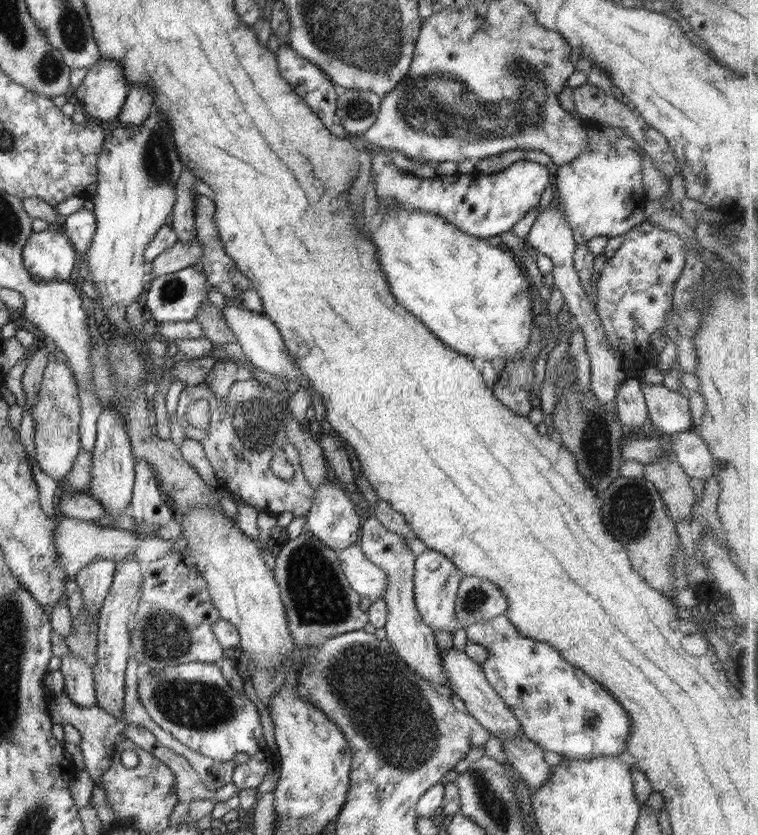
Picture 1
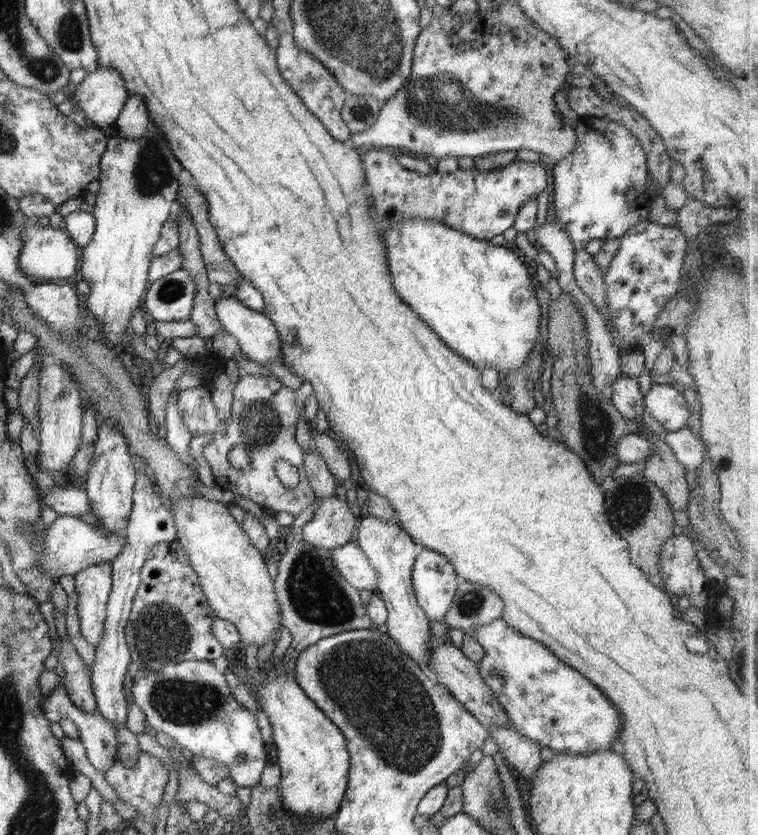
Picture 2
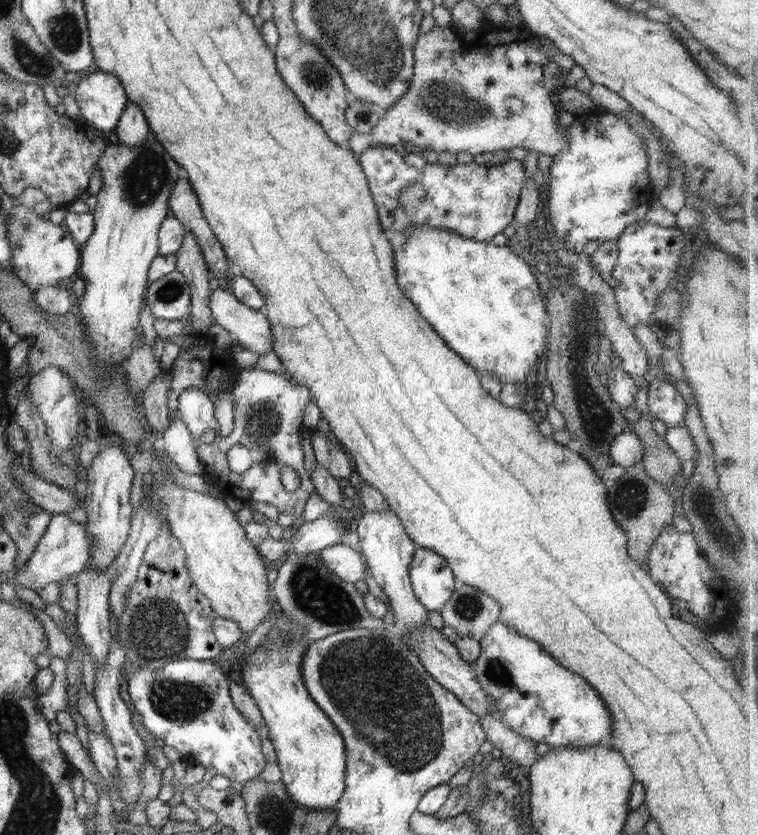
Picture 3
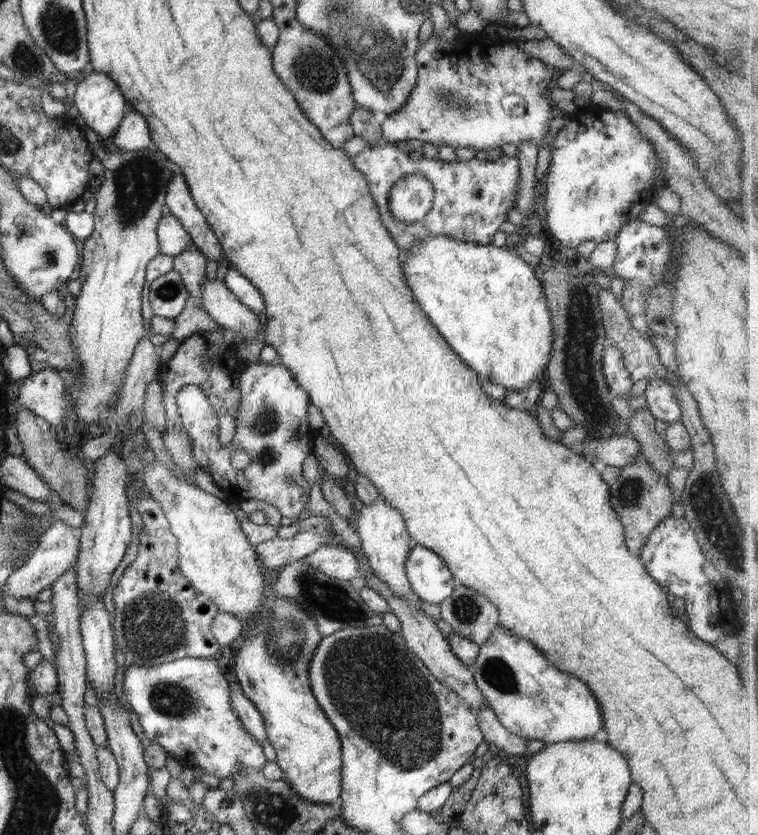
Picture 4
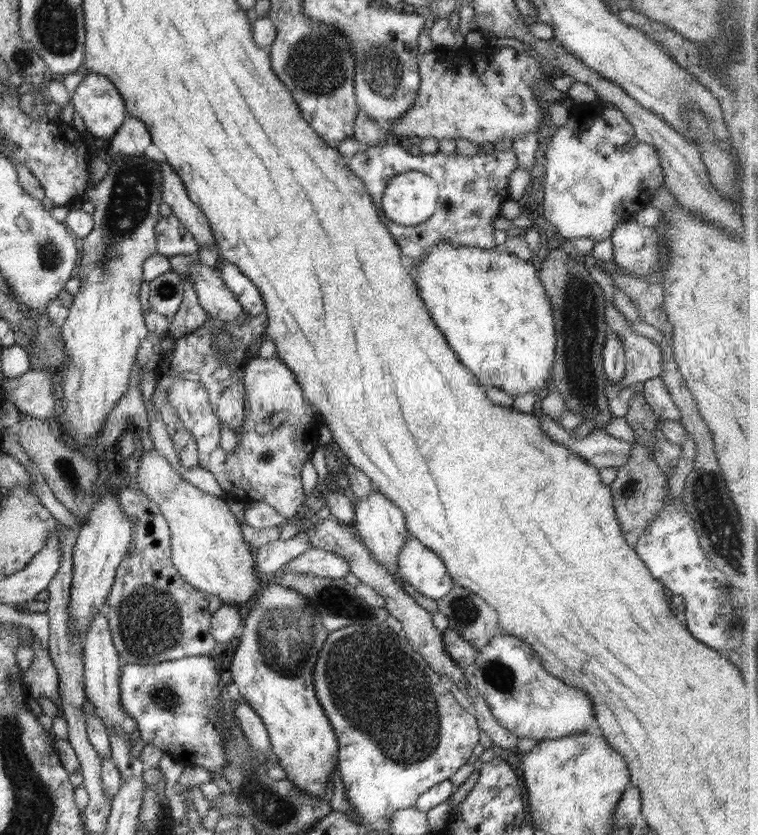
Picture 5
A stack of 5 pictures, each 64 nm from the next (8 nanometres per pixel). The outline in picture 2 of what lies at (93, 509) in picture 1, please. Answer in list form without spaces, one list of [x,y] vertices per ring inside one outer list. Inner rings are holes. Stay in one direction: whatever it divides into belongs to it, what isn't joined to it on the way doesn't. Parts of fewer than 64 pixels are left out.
[[[55,484],[44,492],[40,486],[36,486],[38,498],[42,506],[50,506],[59,515],[79,517],[82,514],[93,512],[91,501],[87,492],[78,485]]]

